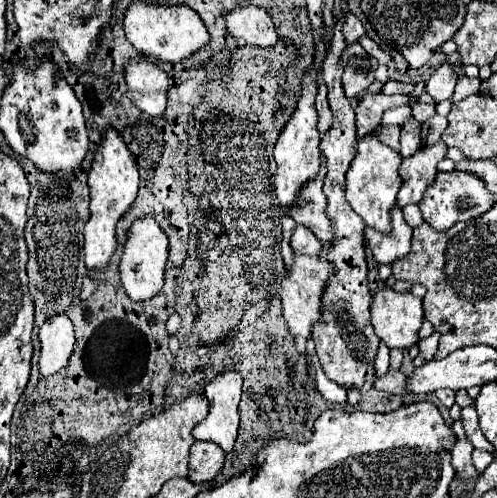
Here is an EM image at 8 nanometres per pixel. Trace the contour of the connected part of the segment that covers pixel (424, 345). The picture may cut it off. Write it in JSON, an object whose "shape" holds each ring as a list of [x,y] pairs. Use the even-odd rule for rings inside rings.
{"shape":[[[437,332],[431,334],[429,338],[421,340],[417,346],[419,346],[423,358],[425,358],[425,360],[431,360],[431,358],[435,356],[435,352],[437,352],[437,346],[439,346],[439,334],[437,334]]]}

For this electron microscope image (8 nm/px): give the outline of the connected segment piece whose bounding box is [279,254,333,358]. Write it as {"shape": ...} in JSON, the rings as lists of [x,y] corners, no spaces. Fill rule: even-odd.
{"shape":[[[295,254],[293,256],[293,264],[287,268],[287,274],[285,274],[285,278],[283,278],[283,282],[281,282],[281,290],[279,290],[279,294],[281,294],[281,308],[283,308],[283,318],[287,320],[287,324],[289,324],[289,330],[291,330],[291,334],[295,336],[295,344],[297,344],[297,352],[299,354],[303,354],[305,358],[309,358],[307,356],[307,352],[305,352],[305,340],[309,338],[309,334],[311,334],[311,328],[313,328],[313,324],[315,322],[319,322],[319,308],[321,308],[321,294],[323,294],[323,286],[325,286],[325,282],[327,282],[327,278],[331,276],[331,272],[333,272],[333,268],[331,268],[331,264],[329,262],[323,262],[321,258],[311,258],[311,256],[303,256],[303,254]]]}

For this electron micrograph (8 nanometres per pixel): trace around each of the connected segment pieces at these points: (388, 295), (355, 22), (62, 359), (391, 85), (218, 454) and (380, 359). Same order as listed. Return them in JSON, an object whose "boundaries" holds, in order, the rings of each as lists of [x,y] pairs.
{"boundaries":[[[[385,286],[373,294],[371,324],[375,334],[389,348],[411,348],[417,344],[417,330],[423,322],[421,298],[411,292],[399,294]]],[[[345,12],[345,18],[343,18],[343,36],[345,36],[345,42],[353,44],[363,34],[365,34],[365,28],[363,28],[361,20],[357,16],[353,16],[351,12]]],[[[65,312],[51,316],[41,328],[39,328],[39,340],[41,340],[41,376],[53,376],[63,366],[67,366],[67,360],[75,346],[75,330],[73,322]]],[[[387,80],[383,90],[385,94],[411,94],[413,92],[413,84],[403,84],[403,82],[393,82],[393,80]]],[[[197,440],[191,446],[191,460],[189,460],[189,478],[191,482],[211,482],[223,468],[225,452],[215,442]]],[[[383,342],[379,344],[379,352],[375,354],[373,370],[377,376],[383,376],[389,370],[389,348]]]]}

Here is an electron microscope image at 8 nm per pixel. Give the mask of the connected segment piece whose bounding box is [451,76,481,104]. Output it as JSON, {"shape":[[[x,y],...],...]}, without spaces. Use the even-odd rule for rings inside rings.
{"shape":[[[461,76],[459,82],[457,82],[457,86],[455,86],[455,92],[453,92],[453,96],[451,96],[451,102],[457,104],[459,100],[463,100],[463,98],[467,98],[467,96],[477,94],[477,92],[479,92],[479,84],[481,84],[479,78]]]}

